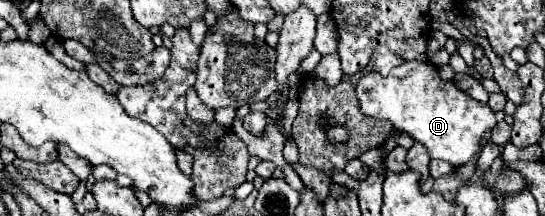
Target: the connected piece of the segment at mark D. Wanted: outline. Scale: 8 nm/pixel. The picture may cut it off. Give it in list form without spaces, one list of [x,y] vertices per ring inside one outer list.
[[[406,60],[392,68],[384,78],[378,72],[368,72],[356,82],[360,112],[374,120],[388,120],[394,130],[410,134],[424,144],[430,158],[446,160],[452,166],[464,166],[480,148],[480,138],[496,126],[494,112],[488,104],[480,104],[450,80],[442,80],[438,70],[428,60]]]

